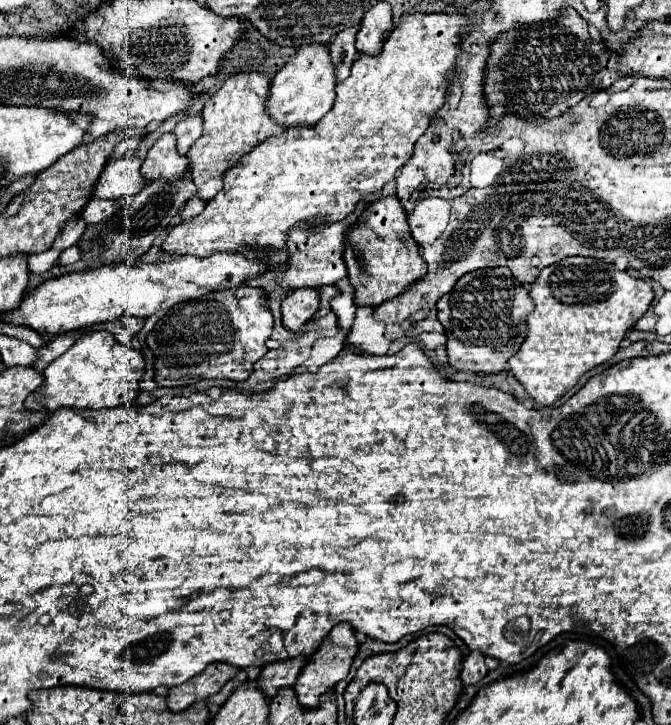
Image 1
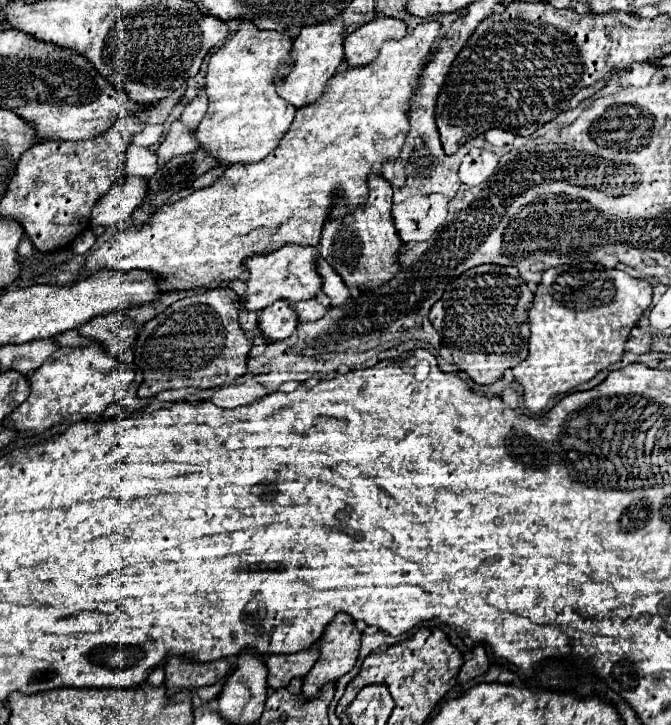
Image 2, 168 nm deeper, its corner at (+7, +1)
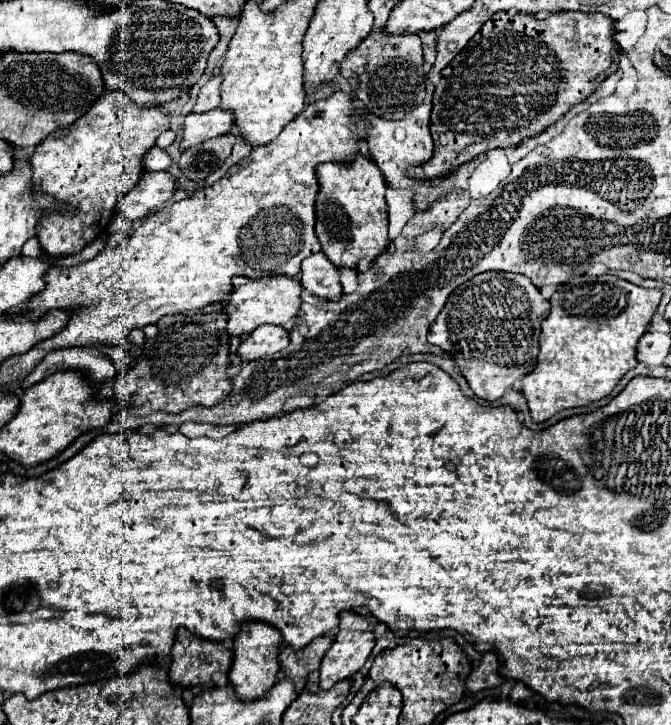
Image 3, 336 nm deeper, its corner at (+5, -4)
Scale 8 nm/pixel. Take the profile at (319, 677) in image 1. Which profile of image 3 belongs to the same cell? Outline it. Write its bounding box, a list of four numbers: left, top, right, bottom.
[320,611,376,689]

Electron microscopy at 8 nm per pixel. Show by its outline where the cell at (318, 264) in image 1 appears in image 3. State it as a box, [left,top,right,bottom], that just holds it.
[224,277,300,337]

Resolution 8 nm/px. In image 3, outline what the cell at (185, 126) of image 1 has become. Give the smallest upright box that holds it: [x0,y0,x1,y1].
[194,71,222,113]

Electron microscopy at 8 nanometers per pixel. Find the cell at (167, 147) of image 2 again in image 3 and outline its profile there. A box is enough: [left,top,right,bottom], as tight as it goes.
[180,107,234,149]

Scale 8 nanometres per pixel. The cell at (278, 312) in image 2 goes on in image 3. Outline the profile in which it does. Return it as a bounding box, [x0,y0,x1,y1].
[238,325,290,361]

